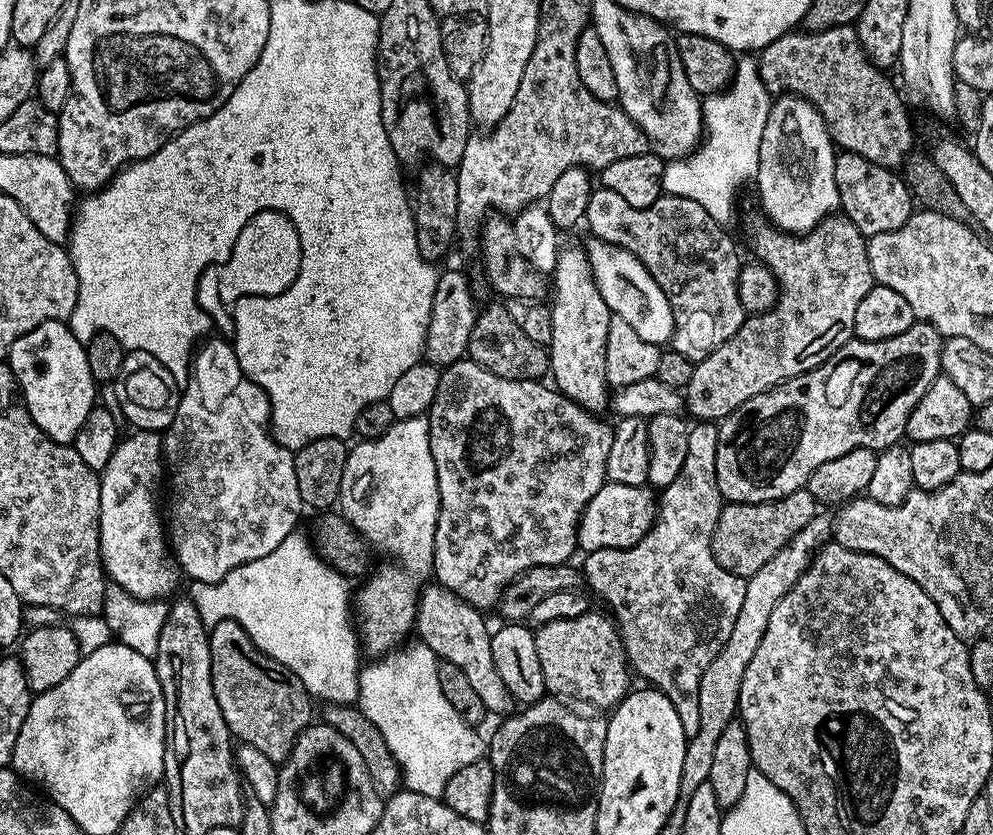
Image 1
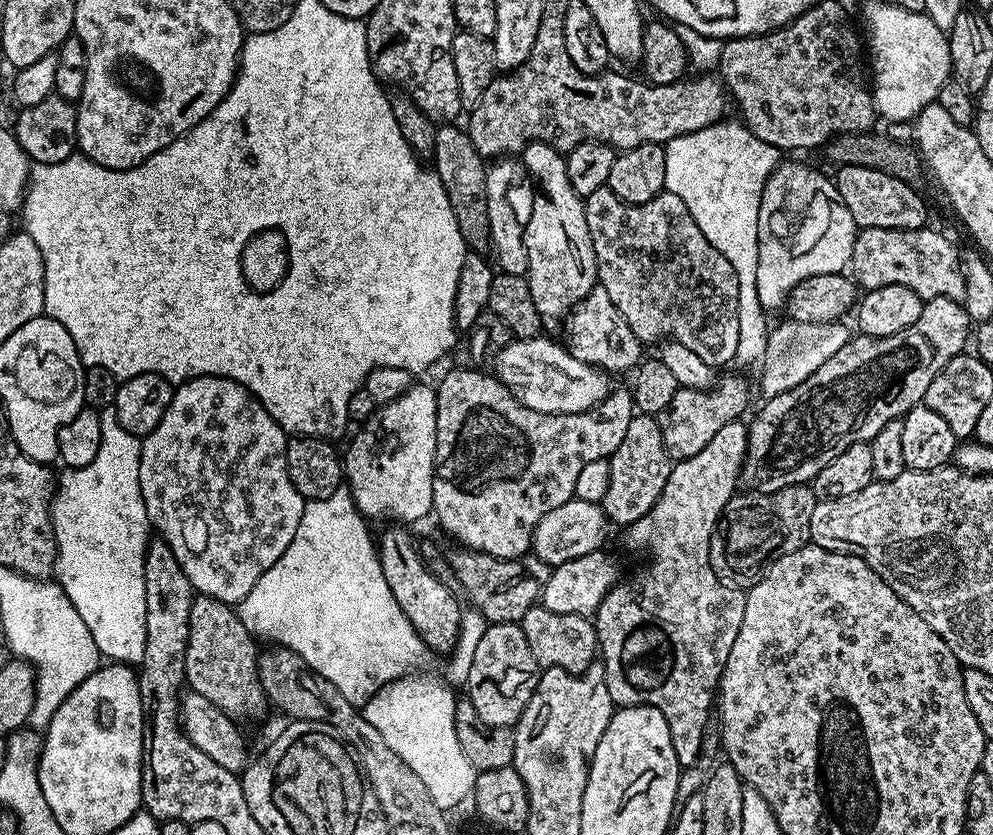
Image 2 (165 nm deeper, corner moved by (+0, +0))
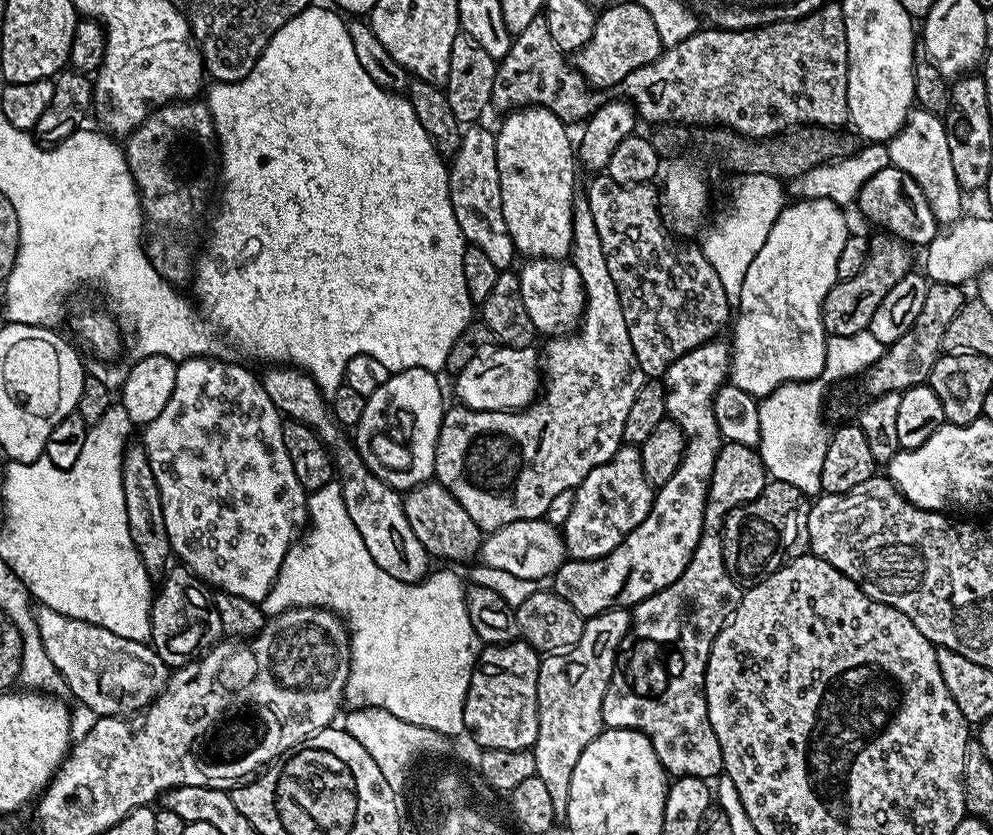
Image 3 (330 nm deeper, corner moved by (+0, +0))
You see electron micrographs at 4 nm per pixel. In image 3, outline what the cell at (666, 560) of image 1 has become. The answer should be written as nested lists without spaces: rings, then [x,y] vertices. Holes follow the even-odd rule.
[[[729,441],[721,445],[718,458],[715,459],[714,474],[708,483],[708,501],[706,502],[706,510],[704,511],[704,532],[700,535],[698,546],[694,550],[694,554],[686,566],[686,570],[682,570],[682,574],[673,584],[666,586],[658,594],[646,598],[642,603],[635,605],[635,607],[631,609],[632,626],[629,628],[628,633],[624,635],[624,640],[620,644],[620,652],[616,655],[616,665],[614,666],[612,677],[610,678],[610,686],[602,698],[602,722],[604,723],[604,727],[629,728],[630,730],[638,730],[642,734],[646,734],[646,738],[650,738],[650,742],[654,746],[654,754],[658,754],[658,762],[662,762],[664,771],[672,778],[689,776],[690,778],[698,778],[699,780],[712,782],[724,771],[722,746],[718,746],[718,734],[714,734],[714,726],[710,726],[708,707],[706,706],[706,698],[704,697],[704,675],[706,674],[706,666],[710,658],[712,643],[717,634],[722,630],[722,626],[732,617],[732,611],[738,606],[738,602],[742,595],[741,585],[726,570],[726,562],[724,561],[724,519],[727,518],[739,504],[745,504],[754,498],[758,498],[758,494],[762,494],[762,490],[768,483],[770,483],[770,477],[760,459],[757,449],[748,445]]]

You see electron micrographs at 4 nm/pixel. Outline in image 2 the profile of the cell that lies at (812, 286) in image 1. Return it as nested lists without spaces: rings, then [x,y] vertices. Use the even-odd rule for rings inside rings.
[[[721,375],[715,387],[707,391],[681,387],[659,421],[666,454],[676,462],[698,454],[722,426],[739,421],[744,416],[742,414],[747,404],[748,384],[740,376]]]

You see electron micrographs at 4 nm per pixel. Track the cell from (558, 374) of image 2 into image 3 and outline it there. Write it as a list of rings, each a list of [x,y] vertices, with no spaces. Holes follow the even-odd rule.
[[[496,346],[487,354],[474,357],[462,371],[455,373],[456,396],[463,407],[479,412],[523,410],[537,399],[542,388],[542,360],[535,347]]]

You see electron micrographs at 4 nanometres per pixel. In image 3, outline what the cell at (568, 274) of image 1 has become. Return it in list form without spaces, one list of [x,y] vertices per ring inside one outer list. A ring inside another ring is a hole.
[[[518,108],[507,113],[501,120],[504,121],[500,128],[495,129],[495,133],[502,218],[506,218],[506,230],[510,230],[510,238],[521,257],[565,259],[572,251],[572,202],[578,195],[577,189],[572,189],[578,173],[578,156],[574,151],[573,137],[572,140],[568,137],[569,129],[564,121],[545,108]]]

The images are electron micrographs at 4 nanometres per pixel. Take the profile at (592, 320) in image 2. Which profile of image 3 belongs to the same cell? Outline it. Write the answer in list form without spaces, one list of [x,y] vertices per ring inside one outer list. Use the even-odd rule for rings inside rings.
[[[528,258],[523,263],[518,268],[522,302],[537,333],[544,338],[559,338],[571,333],[584,315],[584,283],[576,267],[567,259]]]

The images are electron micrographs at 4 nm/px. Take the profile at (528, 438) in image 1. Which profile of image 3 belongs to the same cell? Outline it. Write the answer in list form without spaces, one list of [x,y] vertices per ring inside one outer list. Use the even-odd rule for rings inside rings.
[[[577,195],[572,202],[572,251],[570,262],[578,270],[578,274],[584,283],[584,315],[578,327],[571,334],[565,334],[559,338],[552,338],[542,348],[542,368],[545,373],[552,372],[552,381],[547,381],[542,395],[531,406],[523,410],[509,410],[507,412],[479,412],[463,406],[449,407],[444,413],[444,421],[438,434],[436,443],[436,470],[435,479],[442,487],[450,492],[462,504],[466,513],[474,518],[484,534],[498,530],[502,526],[510,526],[510,522],[522,522],[523,520],[539,520],[547,514],[547,507],[558,494],[563,491],[575,490],[580,483],[599,464],[605,463],[624,444],[624,427],[626,426],[626,413],[630,411],[630,405],[634,403],[634,397],[638,390],[642,390],[645,382],[643,370],[638,366],[638,358],[634,358],[634,350],[630,346],[630,334],[626,330],[626,317],[622,314],[622,302],[618,298],[618,286],[614,286],[614,278],[610,278],[610,270],[606,266],[606,254],[602,254],[602,238],[598,238],[598,226],[594,226],[594,214],[590,214],[587,195]]]

